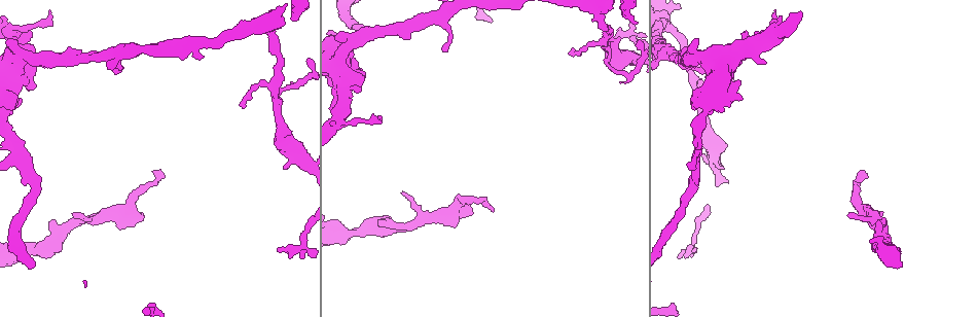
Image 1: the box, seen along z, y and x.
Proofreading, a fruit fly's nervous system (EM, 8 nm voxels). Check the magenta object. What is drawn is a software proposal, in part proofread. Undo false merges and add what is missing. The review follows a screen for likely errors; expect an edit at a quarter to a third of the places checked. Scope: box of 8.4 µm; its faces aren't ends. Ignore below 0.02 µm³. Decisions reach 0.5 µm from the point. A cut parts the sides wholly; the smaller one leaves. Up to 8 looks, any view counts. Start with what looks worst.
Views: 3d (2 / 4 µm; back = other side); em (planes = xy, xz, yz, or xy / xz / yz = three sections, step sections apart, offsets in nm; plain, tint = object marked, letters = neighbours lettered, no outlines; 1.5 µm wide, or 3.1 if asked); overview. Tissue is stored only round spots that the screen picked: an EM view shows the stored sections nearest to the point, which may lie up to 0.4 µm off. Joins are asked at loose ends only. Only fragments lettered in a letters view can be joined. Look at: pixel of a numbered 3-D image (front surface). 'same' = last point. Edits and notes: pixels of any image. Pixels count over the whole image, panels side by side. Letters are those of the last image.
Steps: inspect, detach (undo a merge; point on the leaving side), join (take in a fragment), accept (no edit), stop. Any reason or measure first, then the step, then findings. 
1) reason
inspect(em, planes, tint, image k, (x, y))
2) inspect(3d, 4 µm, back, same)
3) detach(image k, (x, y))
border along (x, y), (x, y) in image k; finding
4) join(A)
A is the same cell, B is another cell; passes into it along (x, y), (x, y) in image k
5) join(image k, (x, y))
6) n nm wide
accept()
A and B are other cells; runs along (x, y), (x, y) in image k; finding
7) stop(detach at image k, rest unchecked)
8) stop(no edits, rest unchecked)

branch stops here
inspect(3d, 2 µm, image 1, (470, 213))

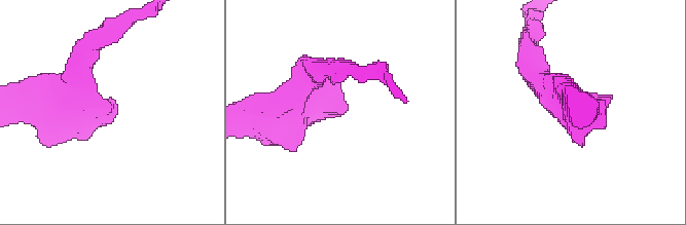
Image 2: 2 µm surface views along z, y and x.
need the tissue
inspect(em, planes, letters, image 2, (344, 109))

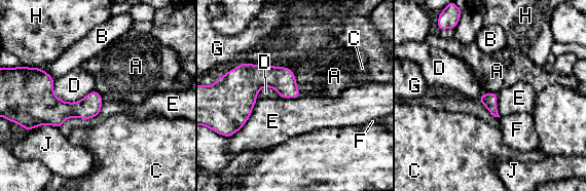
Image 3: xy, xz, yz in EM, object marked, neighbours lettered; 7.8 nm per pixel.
accept()
A, B, C, D, E, F, G, H and J are other cells; no lettered fragment goes on from it

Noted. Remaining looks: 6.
calibre changes
inspect(3d, 2 µm, image 1, (682, 36))

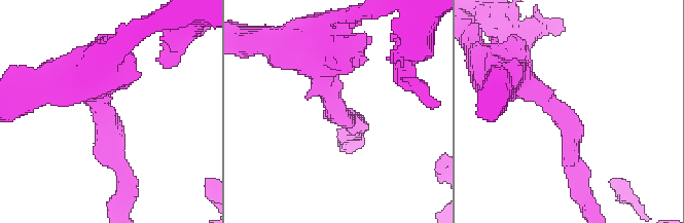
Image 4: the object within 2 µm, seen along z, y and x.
arms of 180, 360 nm
inspect(em, planes, letters, image 4, (566, 115))

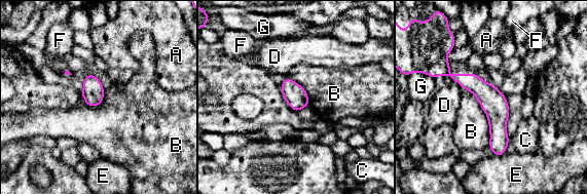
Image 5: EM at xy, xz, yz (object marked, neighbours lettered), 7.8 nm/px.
170 nm wide
accept()
A, B, C, D, E, F and G are other cells; runs along (441, 67), (496, 107), (501, 152) in image 5; continuous, no second neuron

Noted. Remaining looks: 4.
calibre changes
inspect(em, planes, letters, image 1, (666, 50))

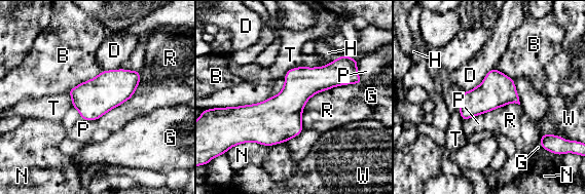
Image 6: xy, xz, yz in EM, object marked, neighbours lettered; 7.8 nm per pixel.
260 nm wide
accept()
B, D, G, H, N, P, R, T and W are other cells; border along (101, 72), (74, 85), (67, 92) in image 6; all the same neuron

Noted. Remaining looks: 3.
stop(no edits, rest unchecked)

